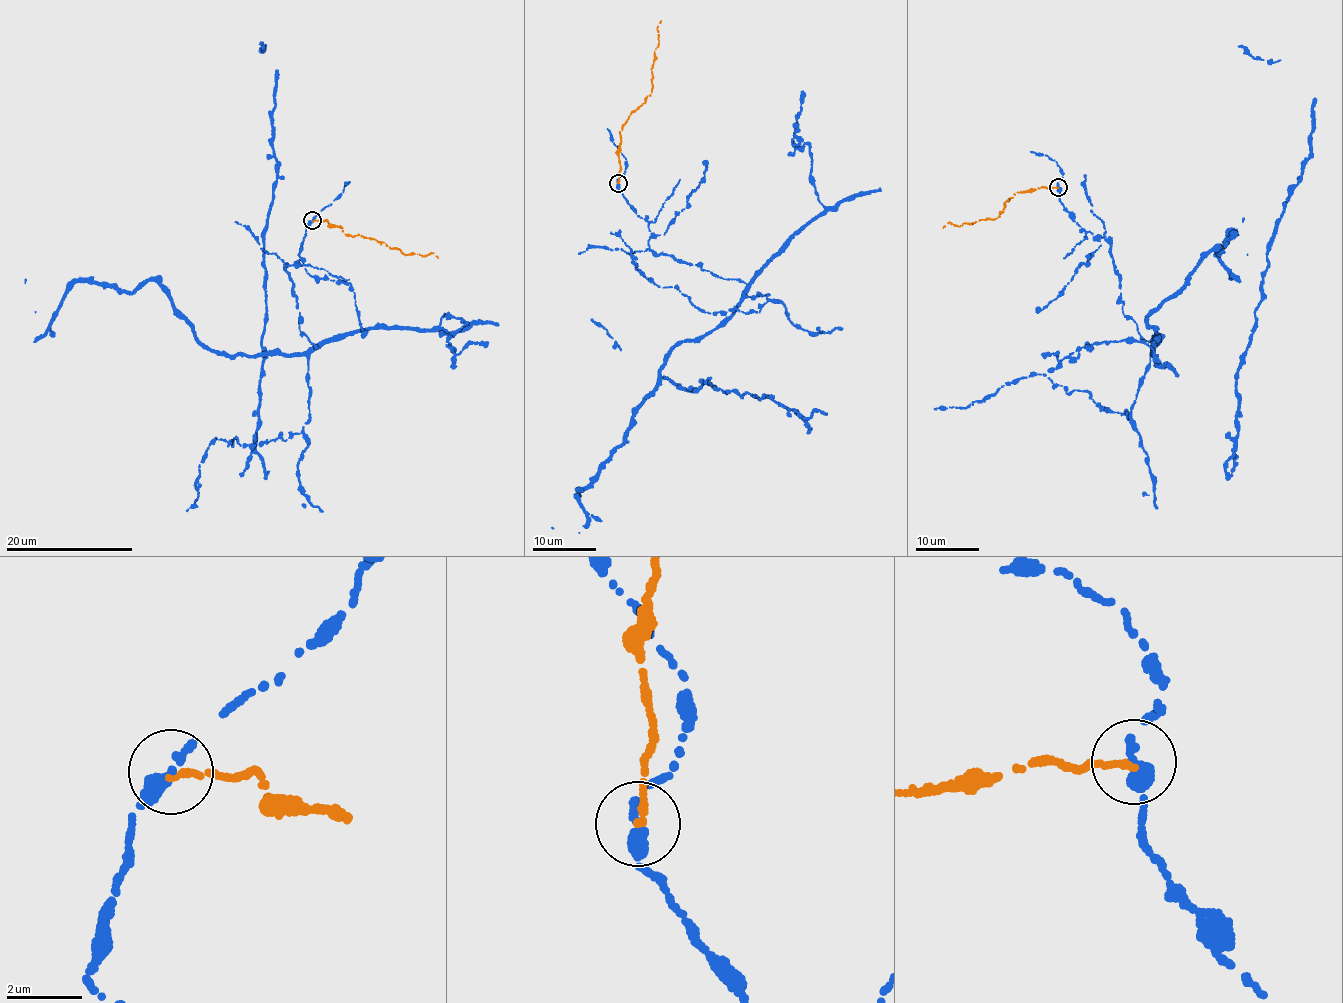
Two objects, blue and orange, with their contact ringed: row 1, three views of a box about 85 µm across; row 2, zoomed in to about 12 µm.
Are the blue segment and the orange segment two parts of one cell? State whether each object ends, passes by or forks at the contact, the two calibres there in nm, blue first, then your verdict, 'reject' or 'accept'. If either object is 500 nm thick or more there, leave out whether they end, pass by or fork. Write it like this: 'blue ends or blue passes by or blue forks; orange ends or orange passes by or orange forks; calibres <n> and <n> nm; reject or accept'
blue ends; orange ends; calibres 440 and 200 nm; reject

